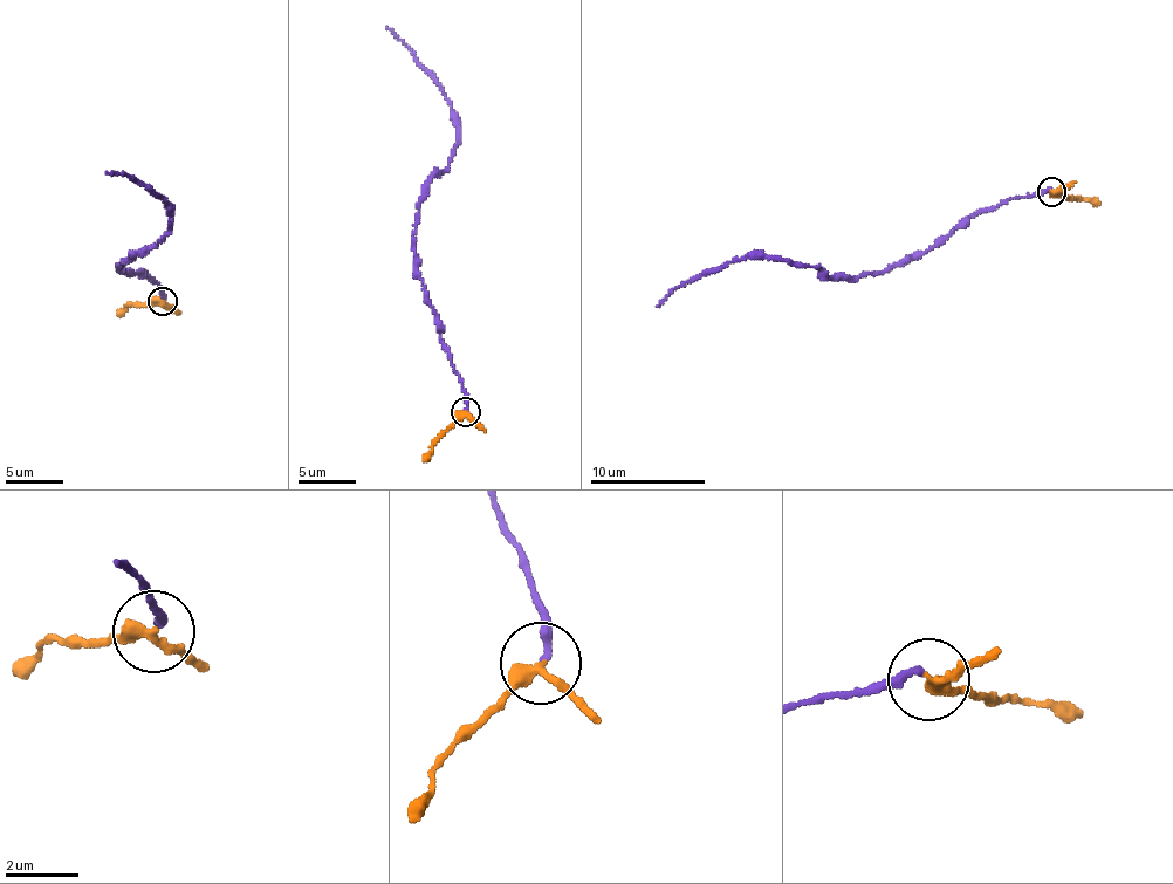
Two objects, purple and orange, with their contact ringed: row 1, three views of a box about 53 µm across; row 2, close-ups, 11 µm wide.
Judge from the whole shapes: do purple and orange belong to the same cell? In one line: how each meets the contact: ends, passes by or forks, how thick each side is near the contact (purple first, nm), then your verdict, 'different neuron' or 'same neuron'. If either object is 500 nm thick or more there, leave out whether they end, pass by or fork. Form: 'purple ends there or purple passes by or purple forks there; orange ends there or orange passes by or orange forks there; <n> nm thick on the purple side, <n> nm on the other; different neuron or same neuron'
purple ends there; orange passes by; 240 nm thick on the purple side, 320 nm on the other; same neuron

